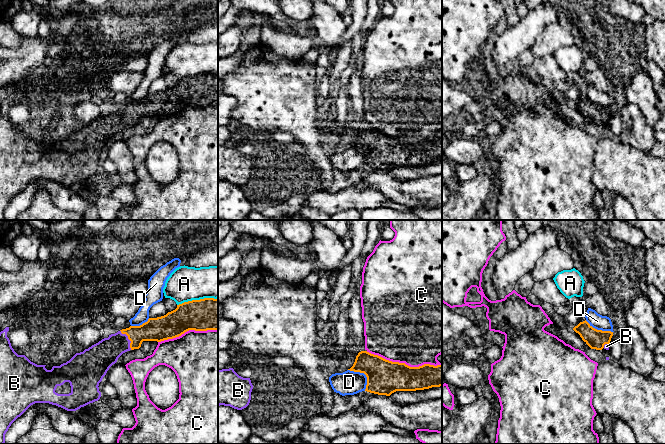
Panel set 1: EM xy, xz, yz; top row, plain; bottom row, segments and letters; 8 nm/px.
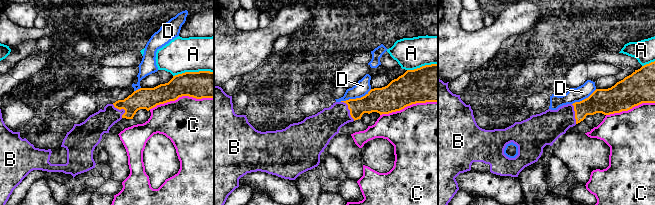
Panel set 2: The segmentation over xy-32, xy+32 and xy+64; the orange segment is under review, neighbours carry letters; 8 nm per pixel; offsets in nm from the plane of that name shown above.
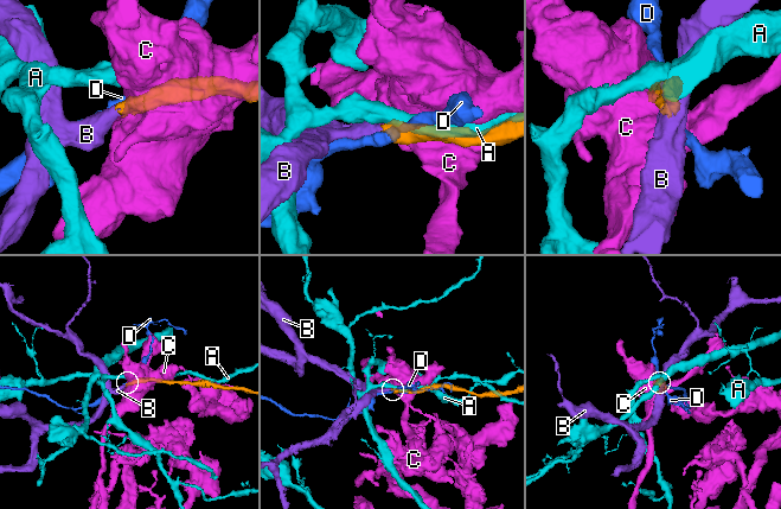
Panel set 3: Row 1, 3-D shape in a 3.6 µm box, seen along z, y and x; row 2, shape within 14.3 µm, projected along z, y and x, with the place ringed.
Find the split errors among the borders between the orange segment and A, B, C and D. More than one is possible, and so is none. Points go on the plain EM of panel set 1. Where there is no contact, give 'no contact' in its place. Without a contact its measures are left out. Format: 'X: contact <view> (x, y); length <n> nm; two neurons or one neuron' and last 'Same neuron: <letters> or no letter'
A: contact xy (197, 76); length 340 nm; two neurons
B: contact xy (128, 114); length 180 nm; one neuron
C: contact xz (404, 139); length 600 nm; two neurons
D: contact xz (364, 149); length 220 nm; two neurons
Same neuron: B

